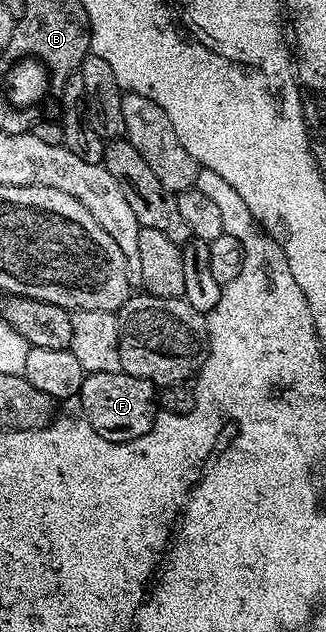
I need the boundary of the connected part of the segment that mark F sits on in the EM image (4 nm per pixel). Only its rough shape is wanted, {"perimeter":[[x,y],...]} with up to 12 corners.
{"perimeter":[[124,372],[86,373],[85,421],[112,442],[153,426],[159,390]]}

